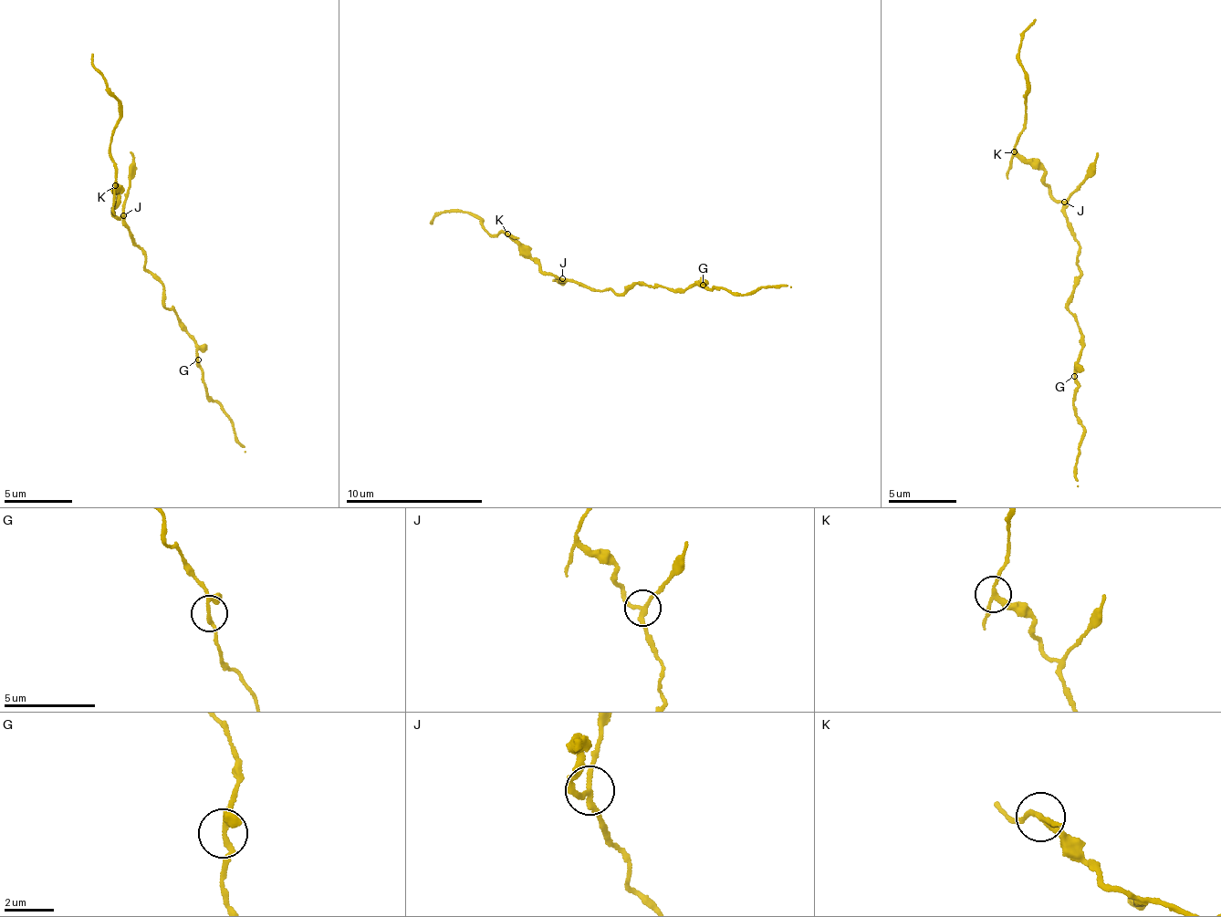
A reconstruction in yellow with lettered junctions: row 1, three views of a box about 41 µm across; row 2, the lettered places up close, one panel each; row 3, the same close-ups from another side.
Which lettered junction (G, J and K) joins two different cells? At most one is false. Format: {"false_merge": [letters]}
{"false_merge": ["K"]}

